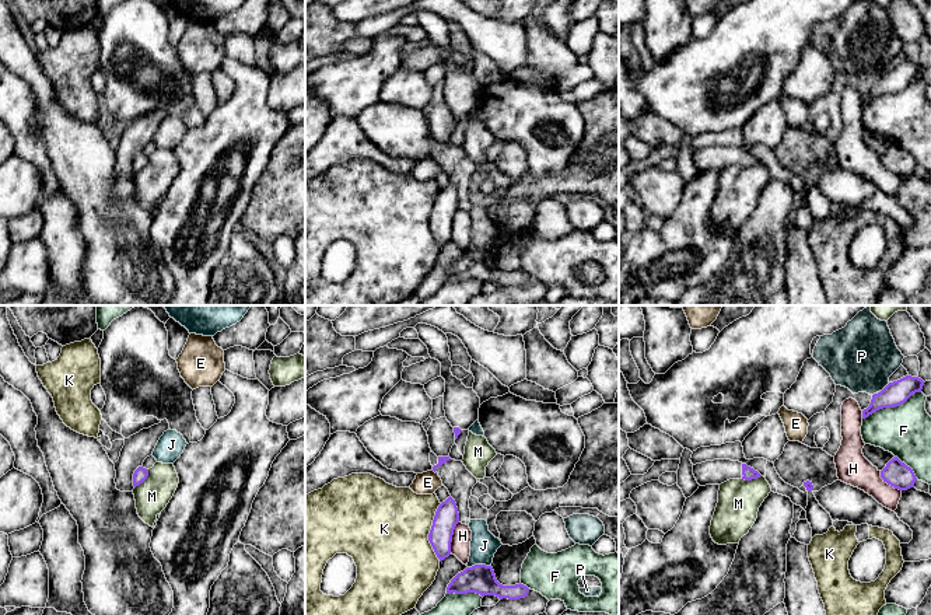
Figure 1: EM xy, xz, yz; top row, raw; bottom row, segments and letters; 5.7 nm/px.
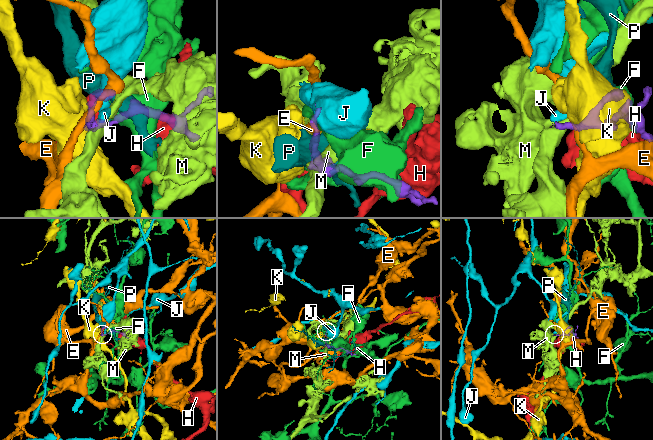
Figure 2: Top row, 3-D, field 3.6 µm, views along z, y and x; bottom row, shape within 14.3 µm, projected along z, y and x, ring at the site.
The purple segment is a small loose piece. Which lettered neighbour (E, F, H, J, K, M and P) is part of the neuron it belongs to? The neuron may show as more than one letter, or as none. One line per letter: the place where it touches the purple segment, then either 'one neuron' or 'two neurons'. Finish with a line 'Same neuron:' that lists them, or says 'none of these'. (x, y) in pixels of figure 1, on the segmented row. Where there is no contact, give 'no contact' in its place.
E: xz (434, 471) | two neurons
F: yz (891, 406) | two neurons
H: xz (451, 537) | two neurons
J: xz (479, 565) | two neurons
K: xz (430, 533) | two neurons
M: xy (144, 479) | two neurons
P: yz (885, 387) | two neurons
Same neuron: none of these

